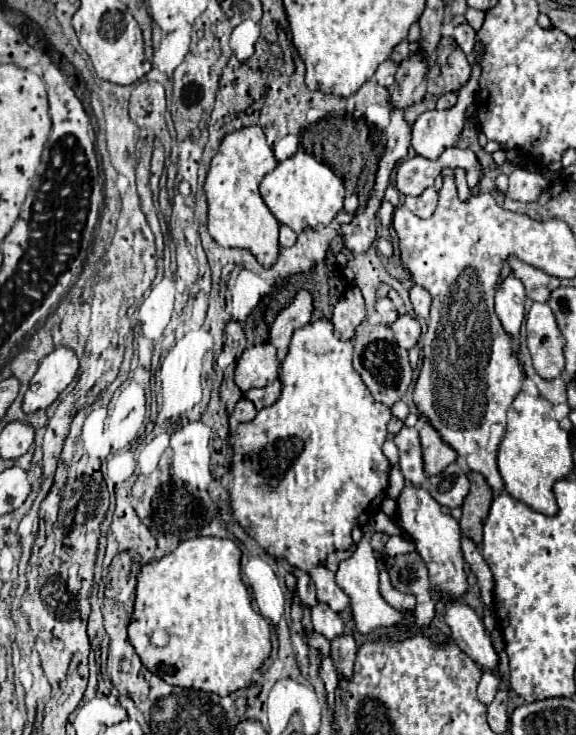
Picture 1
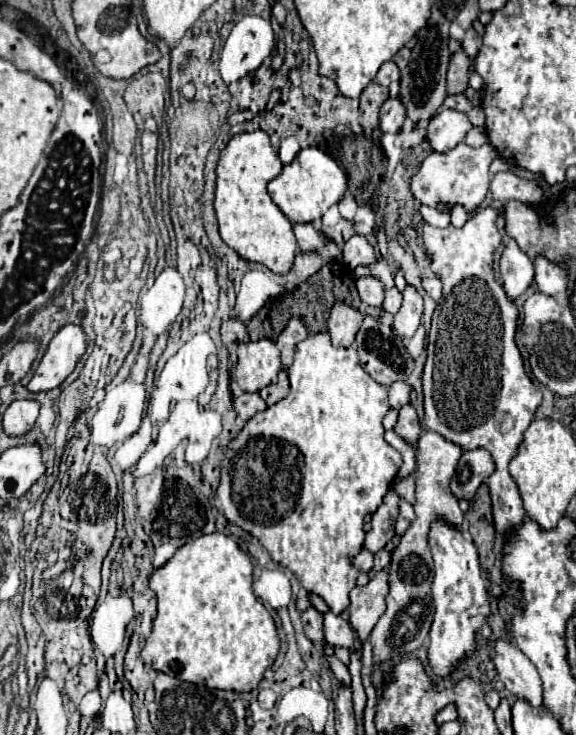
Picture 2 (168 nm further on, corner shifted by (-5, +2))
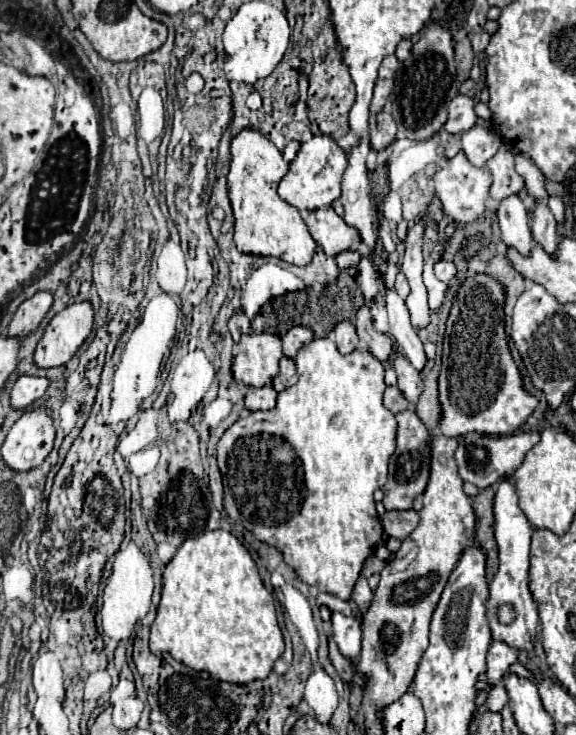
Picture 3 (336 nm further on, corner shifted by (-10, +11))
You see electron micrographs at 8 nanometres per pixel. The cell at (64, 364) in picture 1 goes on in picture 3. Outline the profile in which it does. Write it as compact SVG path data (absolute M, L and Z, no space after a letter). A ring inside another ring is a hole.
M74 303L64 311L56 313L48 323L42 341L36 347L34 363L40 369L60 367L68 363L78 347L86 341L92 331L94 311L90 303Z

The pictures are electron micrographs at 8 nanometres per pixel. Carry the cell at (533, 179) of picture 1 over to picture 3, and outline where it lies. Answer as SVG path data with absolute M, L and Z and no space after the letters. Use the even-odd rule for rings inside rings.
M502 145L502 149L486 163L486 167L492 171L492 187L490 187L490 197L496 201L502 201L520 189L524 189L522 177L514 169L514 151L510 145Z

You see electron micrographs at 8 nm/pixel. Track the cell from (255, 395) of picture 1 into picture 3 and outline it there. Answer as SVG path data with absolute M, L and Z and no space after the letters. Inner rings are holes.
M282 357L280 359L280 373L274 377L274 389L276 391L284 391L288 387L292 387L294 383L298 381L298 375L296 375L296 367L294 367L294 361L288 359L288 357Z

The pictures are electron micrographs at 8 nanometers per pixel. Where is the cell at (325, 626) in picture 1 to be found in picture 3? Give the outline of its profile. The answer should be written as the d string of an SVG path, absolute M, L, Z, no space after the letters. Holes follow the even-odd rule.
M332 613L332 629L334 629L334 641L340 647L340 653L346 659L356 659L360 655L360 641L362 641L360 619L346 617L342 613Z

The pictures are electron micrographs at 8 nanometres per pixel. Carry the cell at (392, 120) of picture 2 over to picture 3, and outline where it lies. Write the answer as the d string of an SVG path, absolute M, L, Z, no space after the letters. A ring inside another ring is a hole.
M380 111L376 116L376 123L370 125L370 143L374 149L384 149L396 137L396 121L390 111Z

